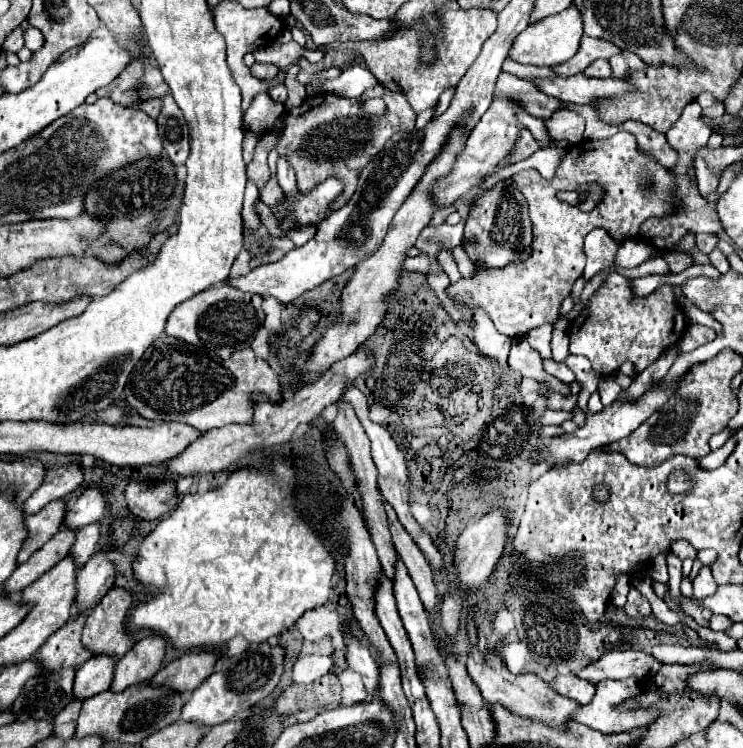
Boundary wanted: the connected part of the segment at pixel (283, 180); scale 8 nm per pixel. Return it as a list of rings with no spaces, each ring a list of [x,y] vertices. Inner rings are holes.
[[[284,158],[278,160],[278,174],[276,174],[276,178],[278,178],[278,184],[280,184],[280,188],[284,190],[286,196],[298,196],[300,194],[300,188],[296,186],[294,170],[290,168],[290,164]]]

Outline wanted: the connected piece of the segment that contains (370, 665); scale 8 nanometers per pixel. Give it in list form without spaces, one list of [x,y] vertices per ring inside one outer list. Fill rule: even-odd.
[[[345,625],[344,629],[346,644],[348,644],[346,658],[348,658],[350,668],[362,676],[368,694],[378,696],[378,688],[380,688],[380,666],[376,664],[372,652],[366,650],[366,648],[362,648],[358,644],[358,640],[350,632],[350,625]]]

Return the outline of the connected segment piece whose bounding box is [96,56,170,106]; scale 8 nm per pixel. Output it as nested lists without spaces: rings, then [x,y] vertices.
[[[146,56],[142,60],[134,60],[126,66],[126,70],[112,80],[112,84],[96,90],[98,98],[110,98],[120,106],[136,106],[150,98],[164,98],[170,94],[168,84],[160,76],[160,68],[156,68],[154,58]]]

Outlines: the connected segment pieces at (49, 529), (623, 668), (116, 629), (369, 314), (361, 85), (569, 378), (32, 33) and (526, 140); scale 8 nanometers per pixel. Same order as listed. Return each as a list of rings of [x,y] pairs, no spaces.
[[[52,500],[38,514],[26,516],[28,538],[18,552],[18,558],[16,558],[18,564],[26,562],[44,542],[48,542],[60,530],[64,516],[66,516],[66,506],[64,506],[62,500]]]
[[[626,650],[626,652],[608,652],[600,660],[592,662],[588,668],[580,670],[576,676],[588,678],[588,682],[598,684],[602,680],[624,680],[628,676],[652,678],[664,664],[644,650]]]
[[[112,588],[102,598],[102,602],[86,616],[86,624],[82,630],[84,648],[90,648],[94,656],[104,654],[122,658],[134,644],[124,628],[124,618],[130,604],[130,592],[122,588]]]
[[[462,120],[462,124],[458,124],[452,130],[452,136],[448,136],[448,140],[444,144],[444,152],[440,152],[440,156],[436,156],[436,160],[426,168],[424,176],[420,178],[420,182],[416,184],[416,188],[412,190],[408,200],[396,212],[380,250],[376,250],[368,260],[364,260],[364,262],[360,262],[356,266],[354,276],[350,278],[350,282],[342,290],[342,310],[340,310],[338,322],[334,322],[326,330],[324,338],[316,342],[310,360],[302,368],[302,372],[304,372],[302,382],[304,384],[314,382],[334,362],[350,356],[380,324],[380,320],[382,320],[382,316],[386,314],[386,308],[388,308],[386,306],[386,296],[398,286],[398,276],[400,276],[402,262],[406,258],[406,250],[410,246],[414,246],[418,234],[422,232],[422,228],[426,228],[430,224],[432,214],[436,210],[436,208],[432,208],[432,196],[428,196],[428,188],[432,188],[432,180],[440,180],[440,176],[446,176],[452,170],[452,164],[456,162],[456,156],[460,156],[460,150],[464,150],[466,140],[468,140],[468,130],[464,128],[464,120]]]
[[[352,66],[348,70],[344,70],[336,80],[328,80],[324,84],[326,92],[330,94],[338,94],[338,96],[348,96],[348,98],[358,98],[362,96],[368,88],[378,86],[380,82],[376,82],[376,76],[364,68],[364,66]]]
[[[546,359],[543,360],[543,366],[547,373],[565,384],[570,384],[575,380],[574,373],[564,363],[557,363],[553,359]]]
[[[32,26],[24,32],[24,40],[26,40],[26,48],[30,48],[30,50],[34,50],[34,52],[44,46],[44,34],[42,34],[40,30],[32,28]]]
[[[524,128],[522,134],[520,134],[520,138],[518,138],[518,142],[516,142],[516,146],[514,146],[514,150],[512,150],[512,154],[510,154],[510,158],[512,158],[510,162],[524,160],[524,158],[532,156],[538,148],[540,148],[540,146],[538,146],[538,142],[534,140],[532,132],[530,132],[528,128]]]

